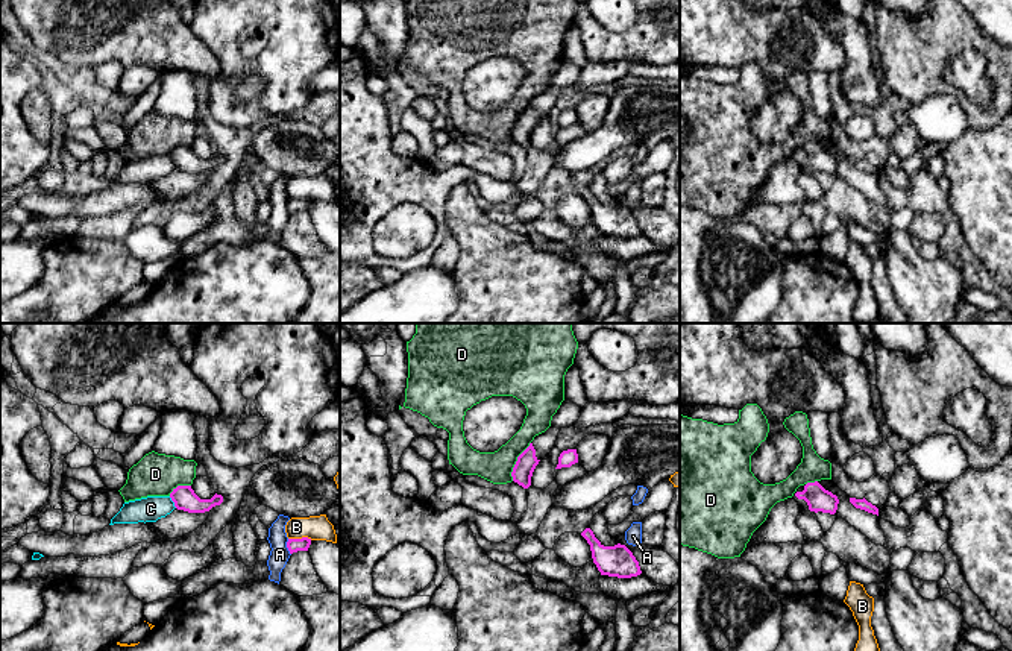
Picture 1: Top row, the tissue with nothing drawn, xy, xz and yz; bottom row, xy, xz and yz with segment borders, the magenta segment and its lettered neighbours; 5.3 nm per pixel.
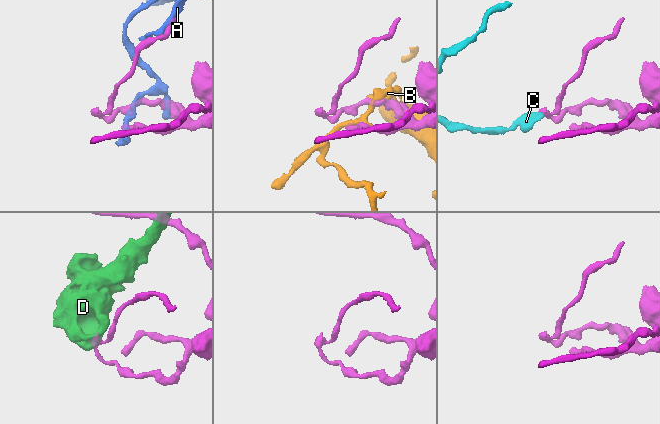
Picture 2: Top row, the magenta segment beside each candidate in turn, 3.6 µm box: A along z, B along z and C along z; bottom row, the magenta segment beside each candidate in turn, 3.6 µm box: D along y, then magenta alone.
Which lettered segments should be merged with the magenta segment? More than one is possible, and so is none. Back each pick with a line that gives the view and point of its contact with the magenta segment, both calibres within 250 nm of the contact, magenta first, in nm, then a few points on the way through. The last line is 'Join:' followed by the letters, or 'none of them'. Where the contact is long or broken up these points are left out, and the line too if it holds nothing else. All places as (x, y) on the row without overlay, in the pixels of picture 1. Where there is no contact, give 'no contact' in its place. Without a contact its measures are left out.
Join: none of them

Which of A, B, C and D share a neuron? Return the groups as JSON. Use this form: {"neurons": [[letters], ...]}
{"neurons": [["A"], ["B"], ["C"], ["D"]]}

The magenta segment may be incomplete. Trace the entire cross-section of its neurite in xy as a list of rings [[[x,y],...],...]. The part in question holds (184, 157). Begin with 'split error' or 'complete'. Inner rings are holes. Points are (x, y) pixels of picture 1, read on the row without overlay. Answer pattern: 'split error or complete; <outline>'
complete; [[[178,146],[170,153],[170,158],[178,170],[188,173],[205,173],[223,162],[223,156],[217,153],[211,159],[200,159],[191,146]]]

